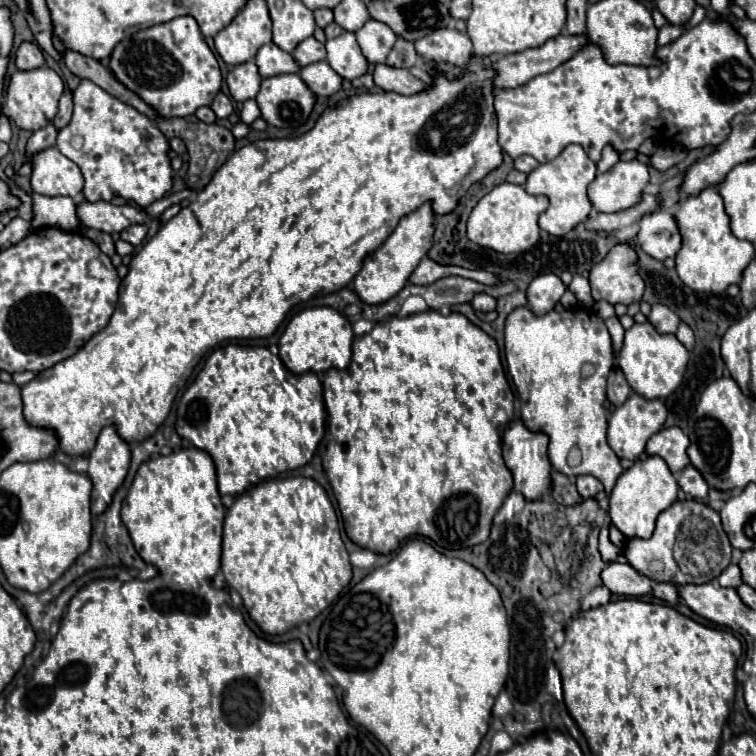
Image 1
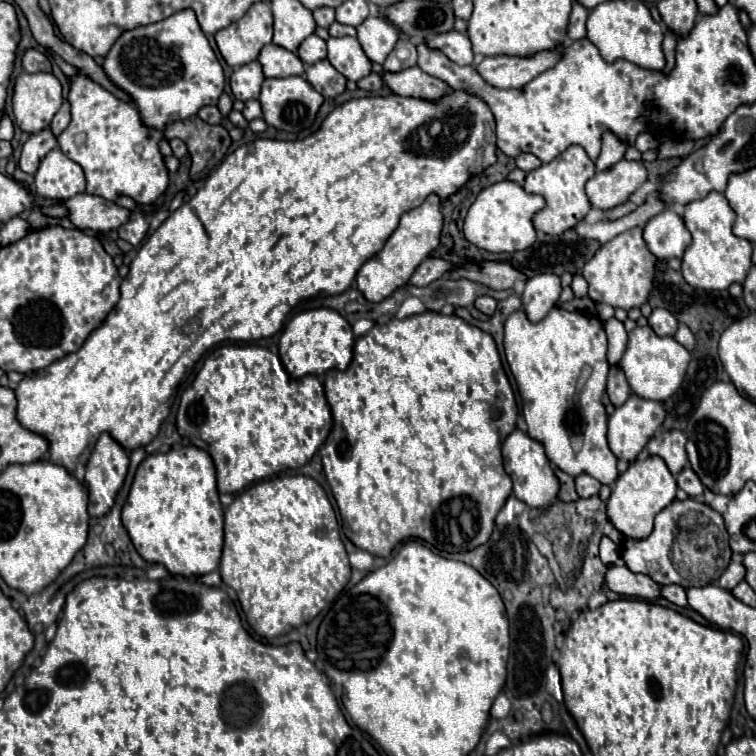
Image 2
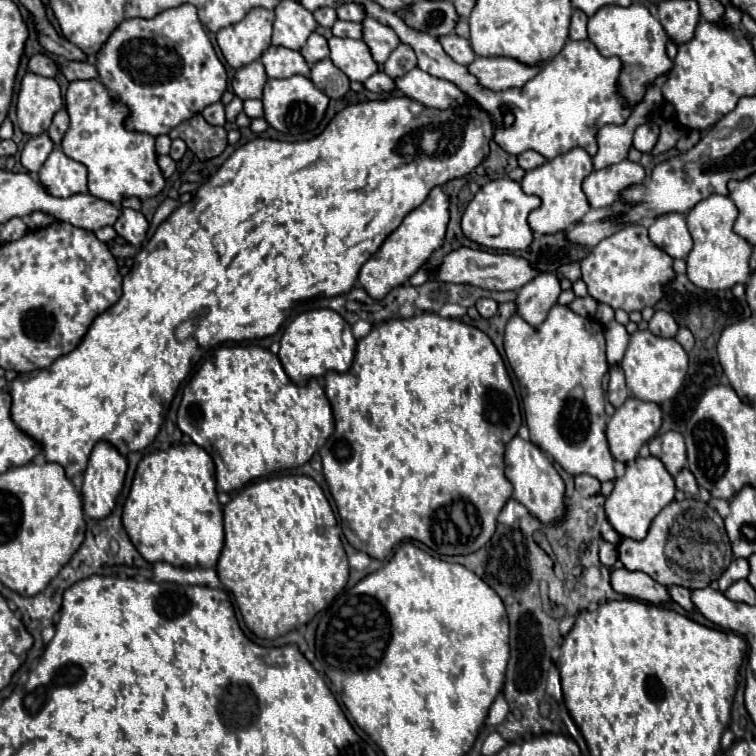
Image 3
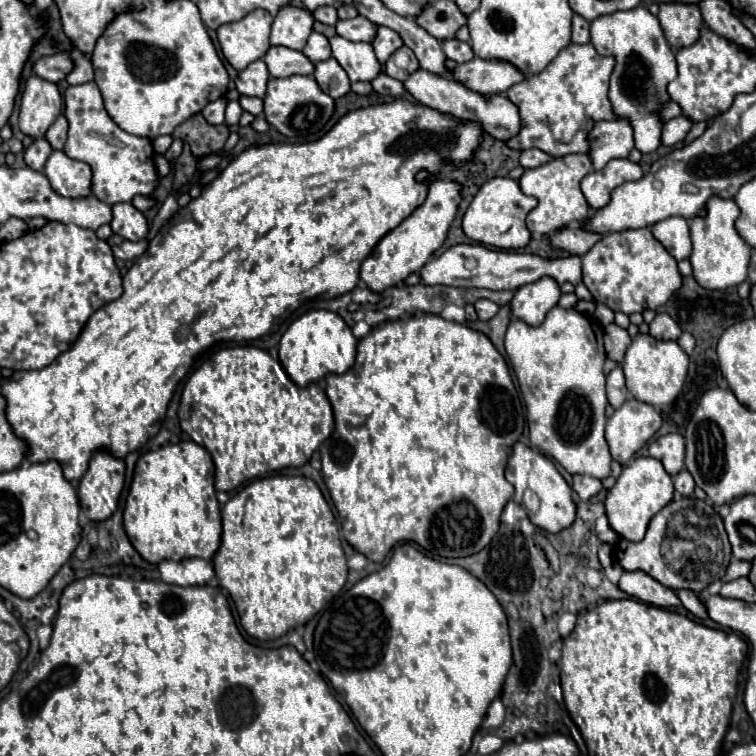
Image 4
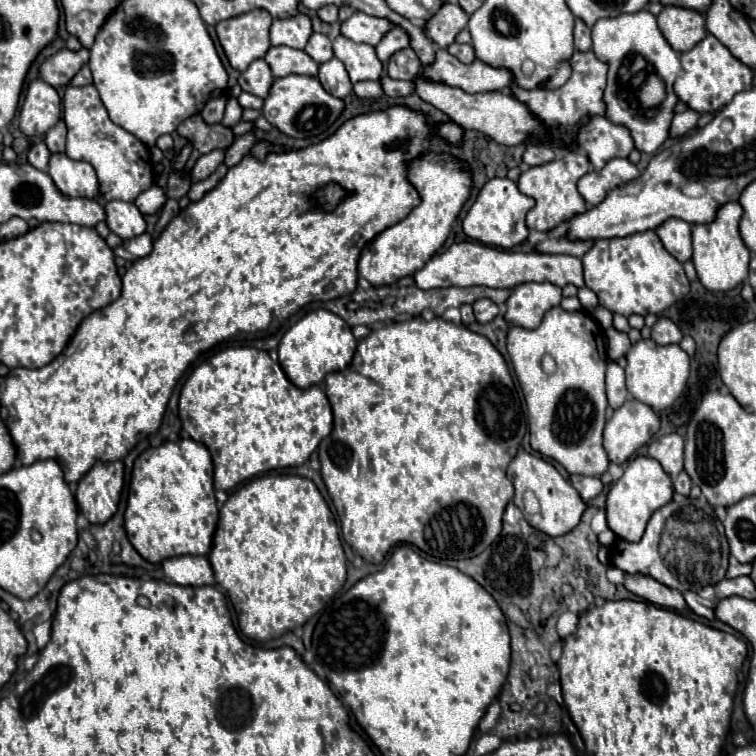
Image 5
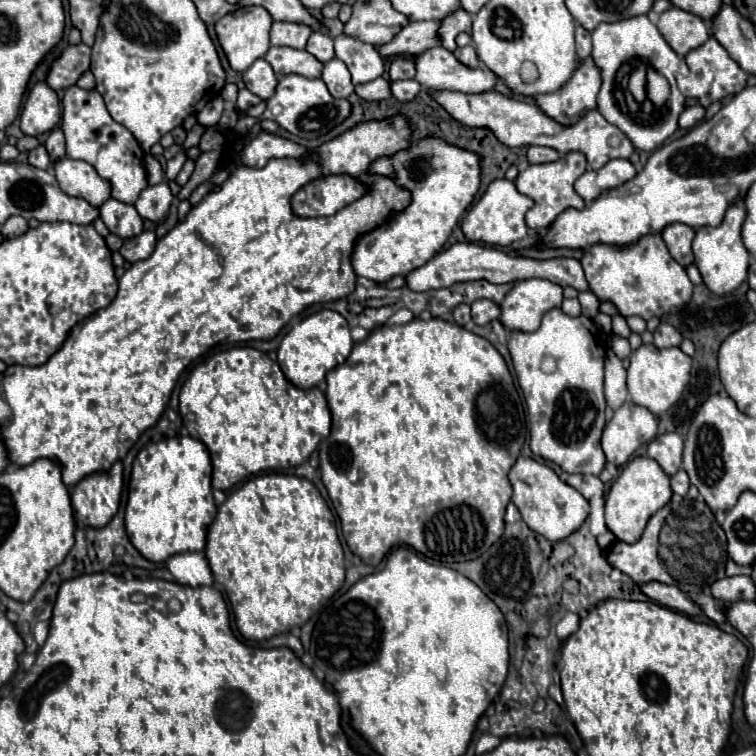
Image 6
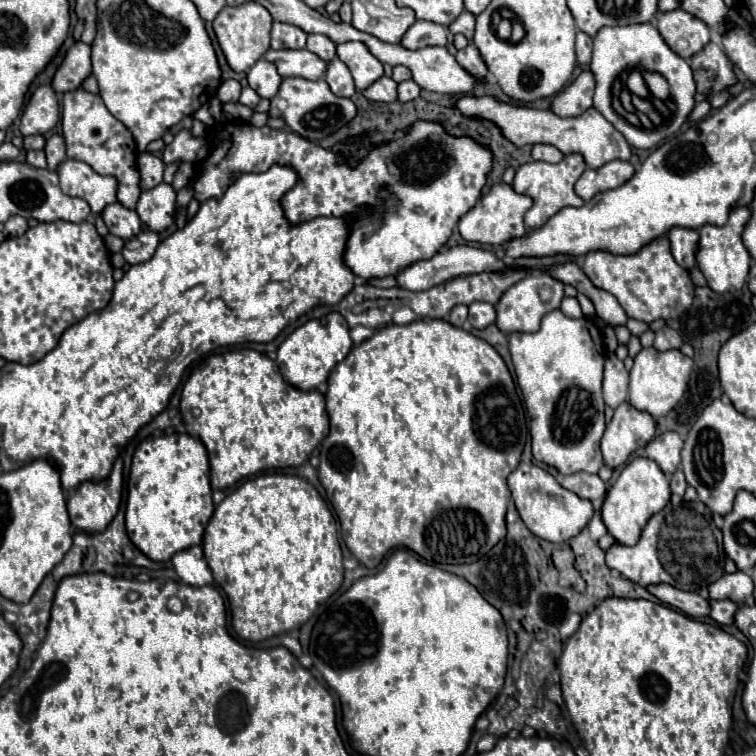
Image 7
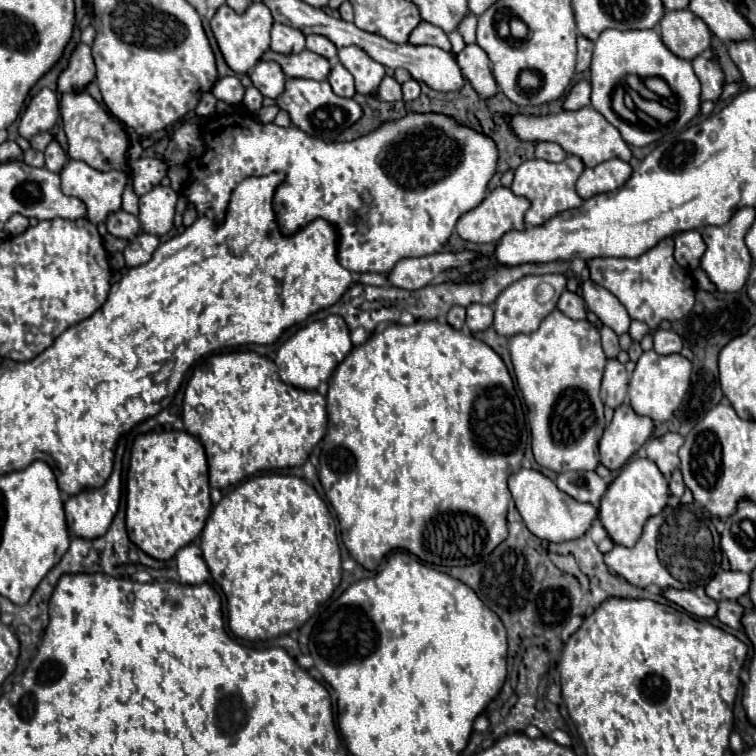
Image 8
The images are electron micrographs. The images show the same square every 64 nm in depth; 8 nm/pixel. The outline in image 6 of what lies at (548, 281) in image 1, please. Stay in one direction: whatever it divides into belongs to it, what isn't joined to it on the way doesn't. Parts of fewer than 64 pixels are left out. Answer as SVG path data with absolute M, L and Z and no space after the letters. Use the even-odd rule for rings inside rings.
M530 278L514 284L500 304L500 320L510 330L534 332L542 316L562 304L562 288L548 280Z

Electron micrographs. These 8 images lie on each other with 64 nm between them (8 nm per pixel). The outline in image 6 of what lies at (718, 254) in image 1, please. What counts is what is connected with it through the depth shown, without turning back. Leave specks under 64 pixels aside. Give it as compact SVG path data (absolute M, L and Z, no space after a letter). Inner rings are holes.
M732 204L720 226L700 226L696 228L696 236L692 242L692 250L694 250L694 264L698 266L704 284L708 286L708 290L712 290L714 294L726 294L736 290L748 276L748 260L750 254L746 250L746 246L742 244L740 238L740 228L742 222L746 218L746 208L742 204Z

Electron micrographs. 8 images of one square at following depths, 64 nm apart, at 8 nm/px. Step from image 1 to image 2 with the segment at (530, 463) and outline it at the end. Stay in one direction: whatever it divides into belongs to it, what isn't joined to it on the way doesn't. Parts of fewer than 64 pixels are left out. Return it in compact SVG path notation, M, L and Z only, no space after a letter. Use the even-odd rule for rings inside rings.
M516 428L512 434L506 436L502 444L502 456L504 456L504 468L514 482L514 496L532 508L550 506L550 502L558 494L558 478L552 472L552 466L544 454L542 442L530 438L526 432Z

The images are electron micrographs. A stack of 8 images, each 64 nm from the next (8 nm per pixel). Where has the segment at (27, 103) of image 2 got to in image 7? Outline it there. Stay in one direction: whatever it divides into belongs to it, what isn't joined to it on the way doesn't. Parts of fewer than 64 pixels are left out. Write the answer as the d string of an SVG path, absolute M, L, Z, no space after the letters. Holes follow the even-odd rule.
M38 86L36 92L30 96L20 120L22 120L20 122L22 136L50 132L60 120L60 106L56 92L50 86Z

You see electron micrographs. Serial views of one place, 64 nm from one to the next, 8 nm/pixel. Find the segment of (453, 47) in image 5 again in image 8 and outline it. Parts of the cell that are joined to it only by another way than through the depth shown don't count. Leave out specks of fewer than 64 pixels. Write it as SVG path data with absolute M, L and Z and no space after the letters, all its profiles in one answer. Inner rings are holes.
M468 44L456 56L456 60L458 60L458 66L460 66L462 74L466 76L466 80L474 86L474 90L482 98L488 98L488 96L496 94L498 88L496 88L496 80L490 72L490 60L478 44Z

